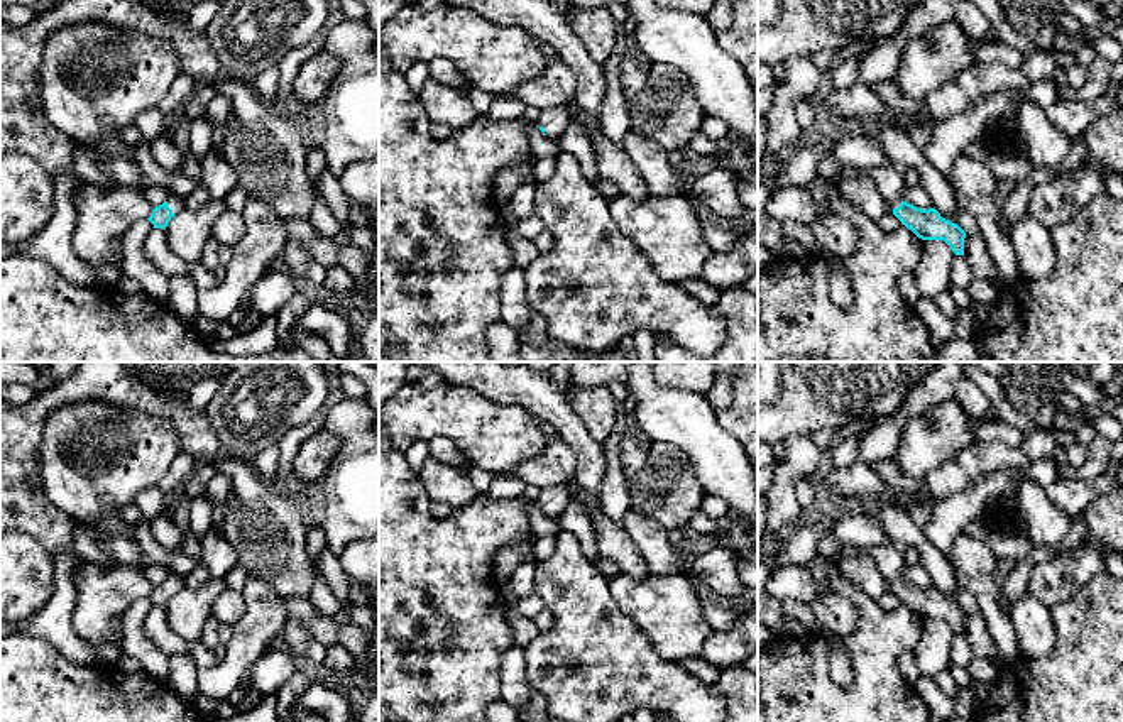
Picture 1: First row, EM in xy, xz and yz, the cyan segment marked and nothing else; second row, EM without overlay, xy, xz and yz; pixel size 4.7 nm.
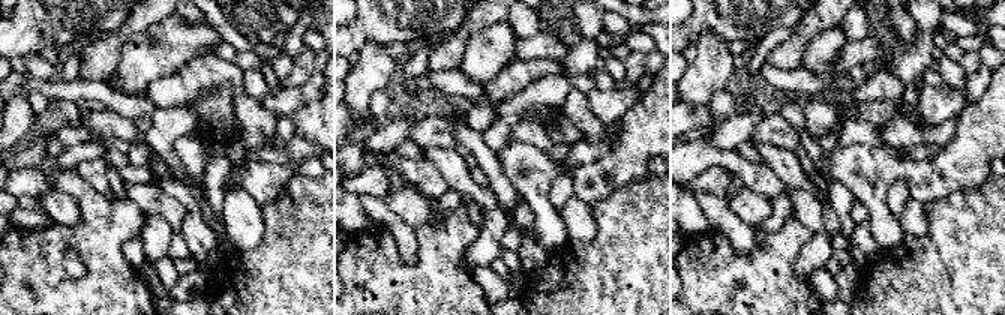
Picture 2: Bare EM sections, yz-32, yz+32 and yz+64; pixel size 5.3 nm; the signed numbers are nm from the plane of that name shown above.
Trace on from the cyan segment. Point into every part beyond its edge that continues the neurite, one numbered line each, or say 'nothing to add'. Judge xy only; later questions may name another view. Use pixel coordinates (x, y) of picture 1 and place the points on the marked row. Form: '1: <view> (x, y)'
1: xy (176, 203)

